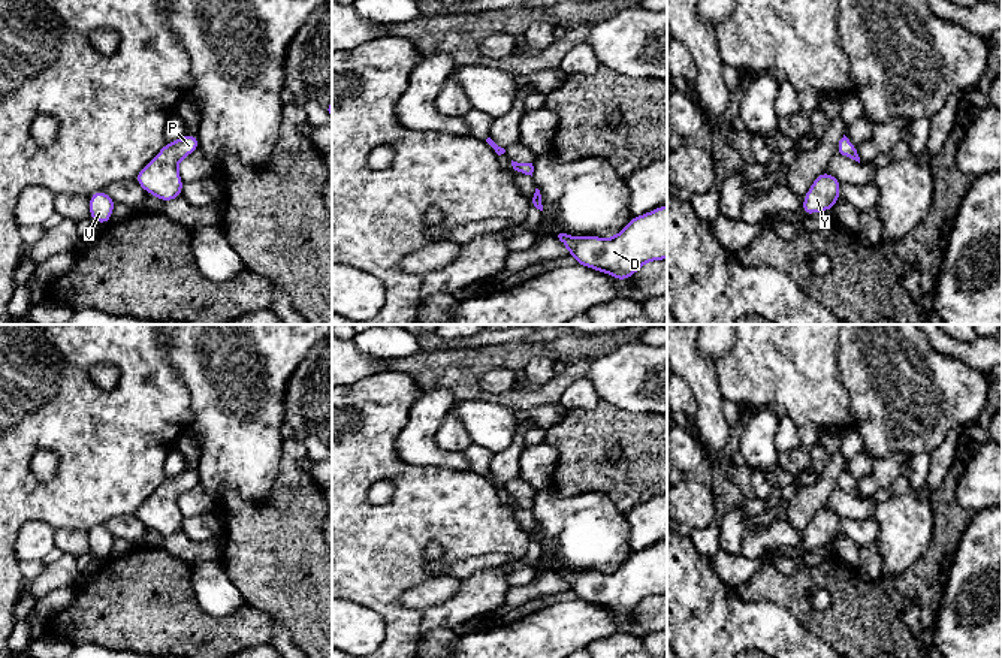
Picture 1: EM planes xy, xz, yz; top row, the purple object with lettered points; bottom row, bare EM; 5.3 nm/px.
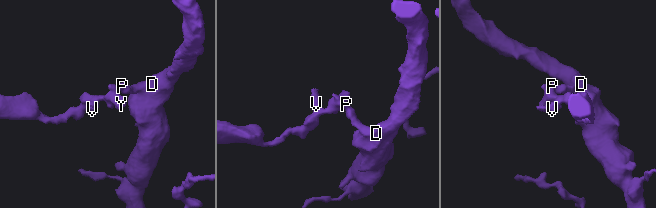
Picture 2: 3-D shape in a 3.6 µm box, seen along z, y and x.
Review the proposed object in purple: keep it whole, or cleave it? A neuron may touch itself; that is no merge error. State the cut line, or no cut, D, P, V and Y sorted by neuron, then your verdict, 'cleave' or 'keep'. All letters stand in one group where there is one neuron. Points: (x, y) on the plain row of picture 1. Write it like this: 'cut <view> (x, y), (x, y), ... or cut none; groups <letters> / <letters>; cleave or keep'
cut none; groups D P V Y; keep

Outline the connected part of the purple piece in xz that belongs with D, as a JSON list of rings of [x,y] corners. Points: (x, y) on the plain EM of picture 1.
[[[667,540],[633,552],[612,573],[558,570],[576,598],[624,616],[640,601],[667,594]]]

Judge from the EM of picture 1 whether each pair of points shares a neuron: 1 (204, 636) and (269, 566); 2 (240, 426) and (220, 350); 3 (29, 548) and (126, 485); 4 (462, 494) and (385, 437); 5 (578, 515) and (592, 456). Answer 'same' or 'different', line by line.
1: different
2: same
3: different
4: same
5: different

